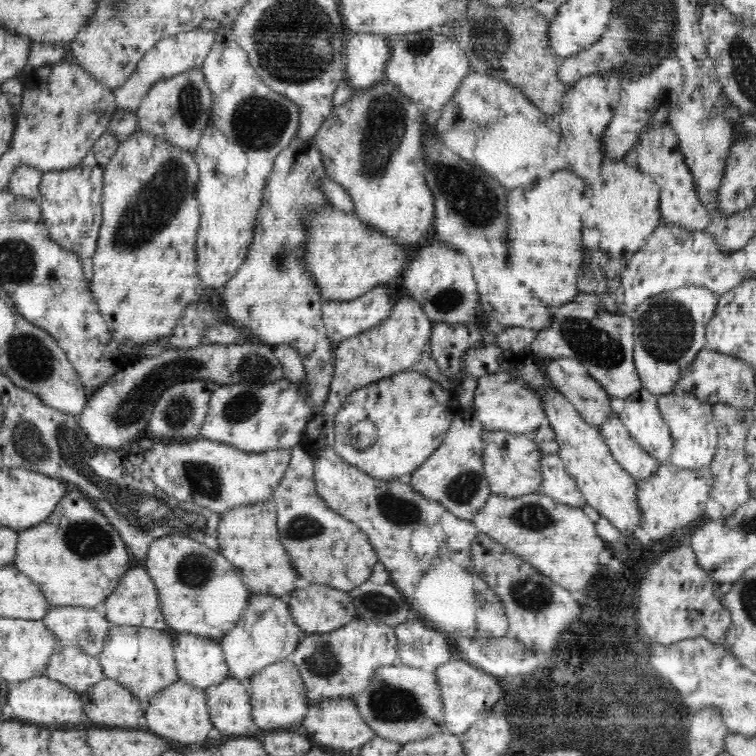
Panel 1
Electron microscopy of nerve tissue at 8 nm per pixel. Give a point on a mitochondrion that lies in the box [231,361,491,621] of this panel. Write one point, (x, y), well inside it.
(399, 511)

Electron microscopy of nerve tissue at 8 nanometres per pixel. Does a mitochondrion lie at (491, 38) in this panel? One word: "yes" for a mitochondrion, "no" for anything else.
yes

